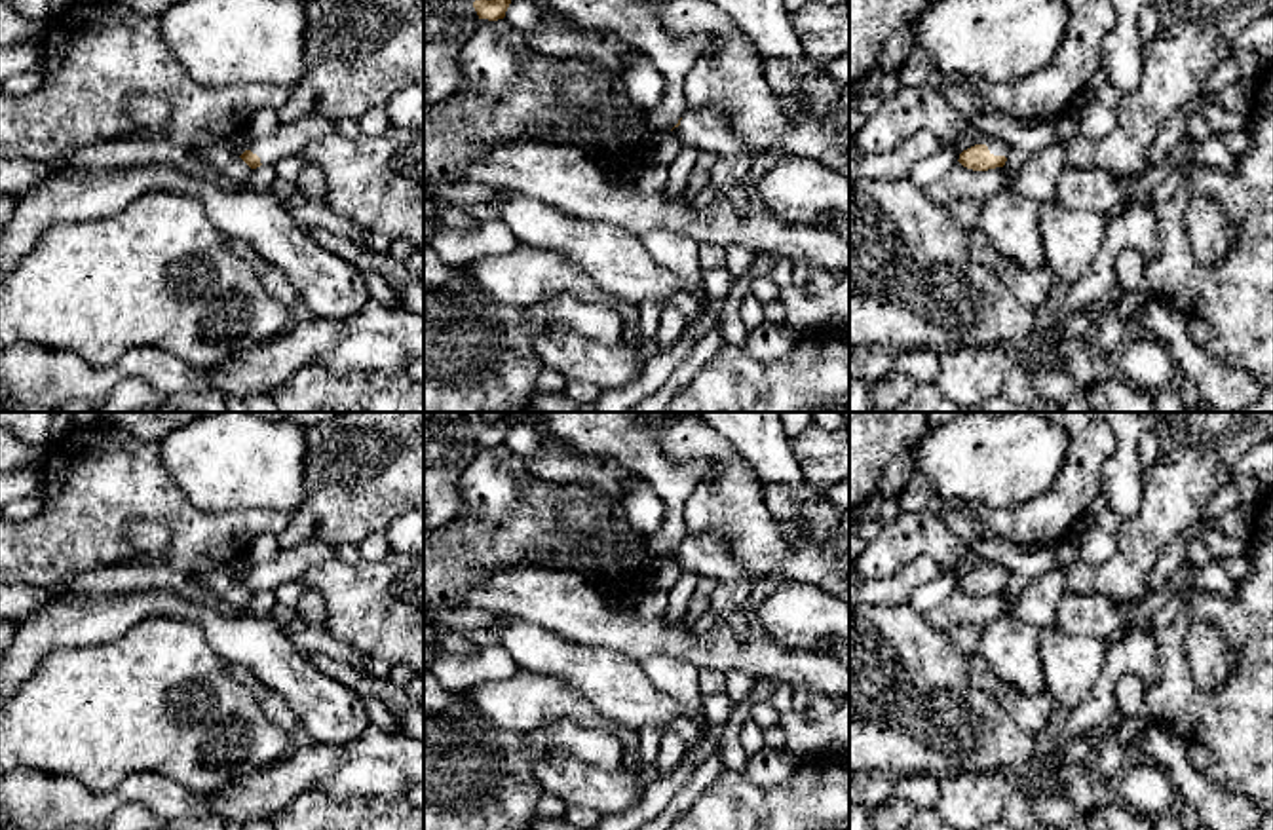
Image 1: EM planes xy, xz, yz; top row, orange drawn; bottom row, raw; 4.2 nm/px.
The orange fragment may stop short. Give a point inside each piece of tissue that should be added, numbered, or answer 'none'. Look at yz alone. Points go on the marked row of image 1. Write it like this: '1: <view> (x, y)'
1: yz (996, 147)

